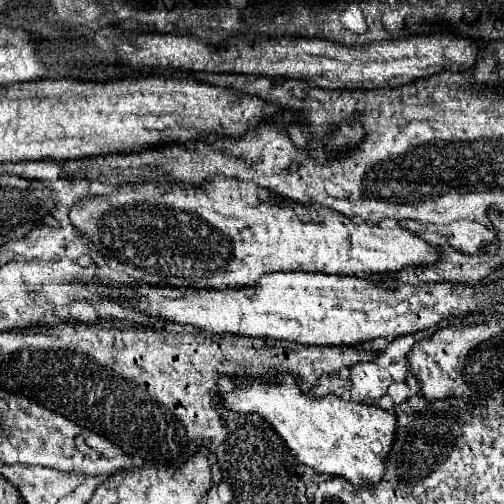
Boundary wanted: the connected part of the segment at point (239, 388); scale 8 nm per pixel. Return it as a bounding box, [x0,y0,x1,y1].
[218,374,396,486]

